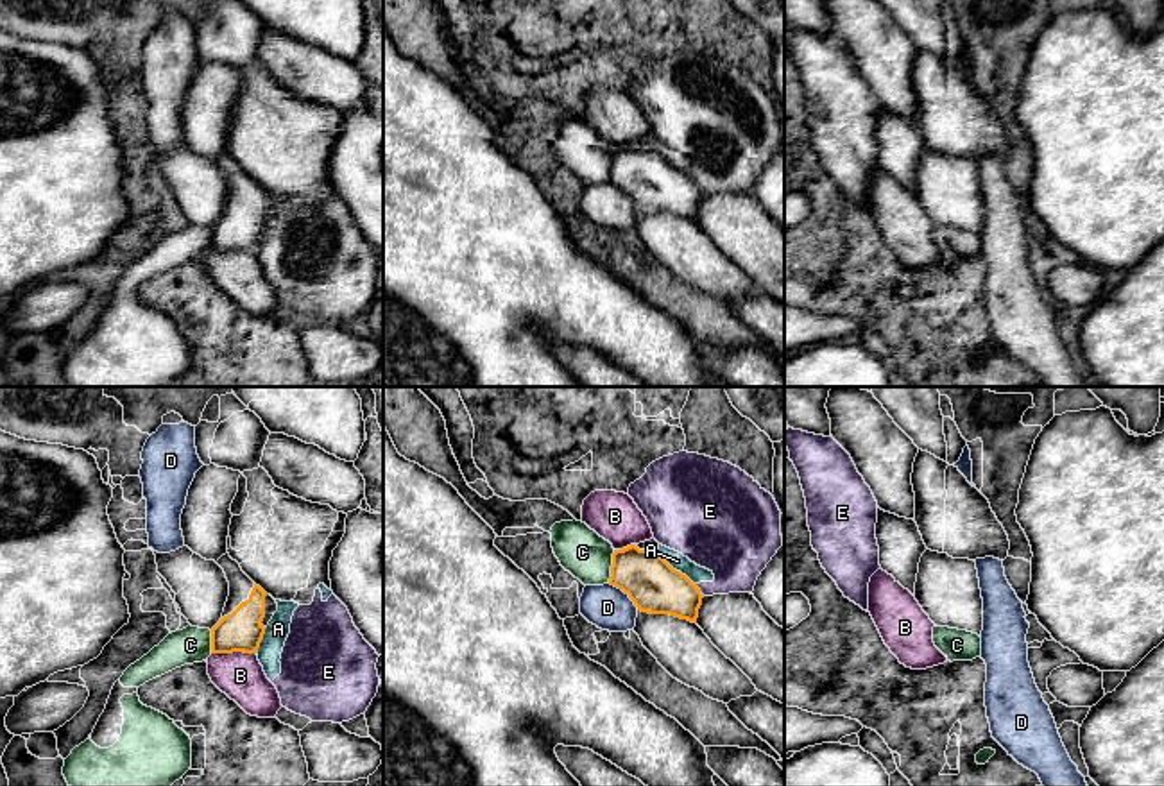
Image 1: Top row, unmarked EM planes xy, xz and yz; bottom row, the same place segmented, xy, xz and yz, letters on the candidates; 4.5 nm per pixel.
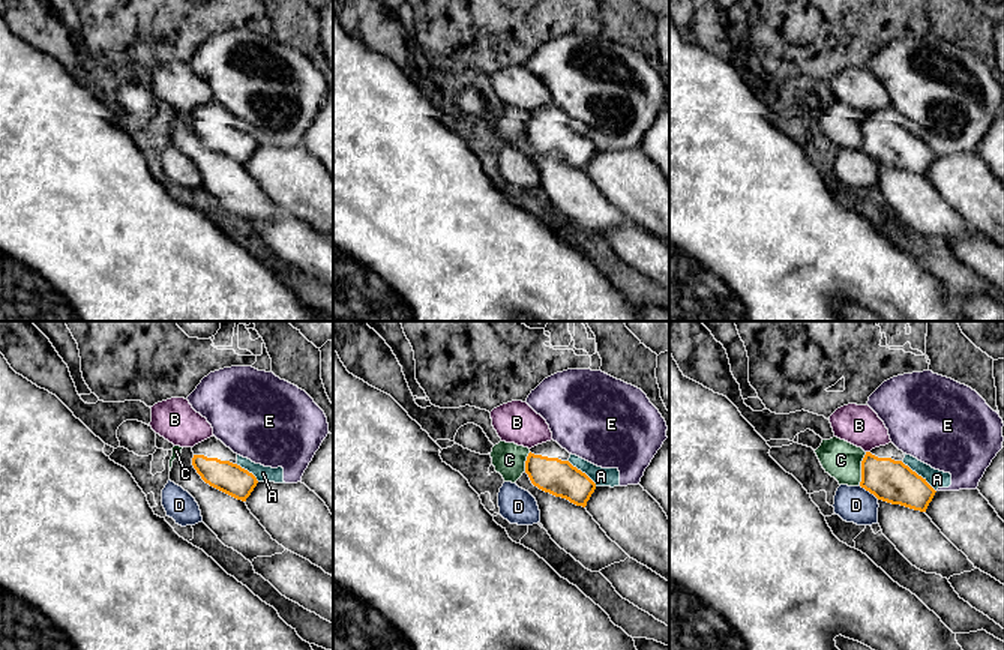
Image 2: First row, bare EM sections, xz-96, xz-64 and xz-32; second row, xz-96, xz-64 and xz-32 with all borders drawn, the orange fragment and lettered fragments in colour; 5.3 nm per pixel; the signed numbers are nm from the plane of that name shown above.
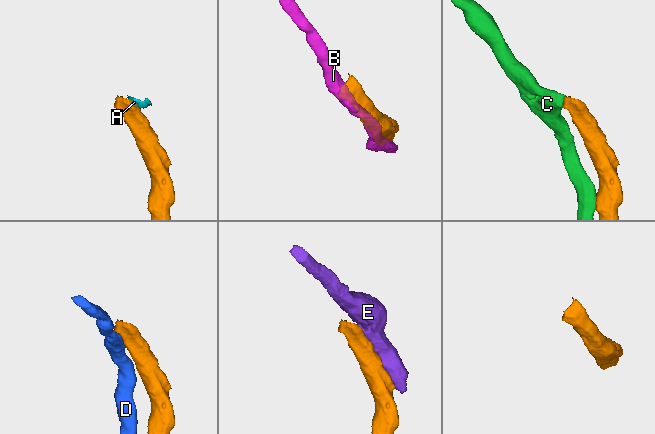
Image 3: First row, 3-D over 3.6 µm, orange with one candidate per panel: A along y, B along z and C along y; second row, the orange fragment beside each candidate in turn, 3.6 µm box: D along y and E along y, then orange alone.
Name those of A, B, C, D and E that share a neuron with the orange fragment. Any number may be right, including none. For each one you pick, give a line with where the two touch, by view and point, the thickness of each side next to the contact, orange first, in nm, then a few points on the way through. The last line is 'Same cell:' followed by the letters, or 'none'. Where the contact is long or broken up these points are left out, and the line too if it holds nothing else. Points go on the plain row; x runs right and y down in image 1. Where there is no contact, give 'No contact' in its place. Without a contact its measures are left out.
Same cell: none

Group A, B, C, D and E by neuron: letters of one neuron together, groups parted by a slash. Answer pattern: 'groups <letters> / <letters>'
groups A E / B / C / D

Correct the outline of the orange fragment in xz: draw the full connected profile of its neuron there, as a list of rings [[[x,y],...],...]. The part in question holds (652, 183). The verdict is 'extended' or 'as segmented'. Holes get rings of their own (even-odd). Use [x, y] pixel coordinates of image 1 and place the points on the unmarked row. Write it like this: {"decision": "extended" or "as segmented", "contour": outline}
{"decision": "extended", "contour": [[[655,138],[614,149],[609,183],[621,188],[641,211],[697,222],[704,193],[659,154]]]}

